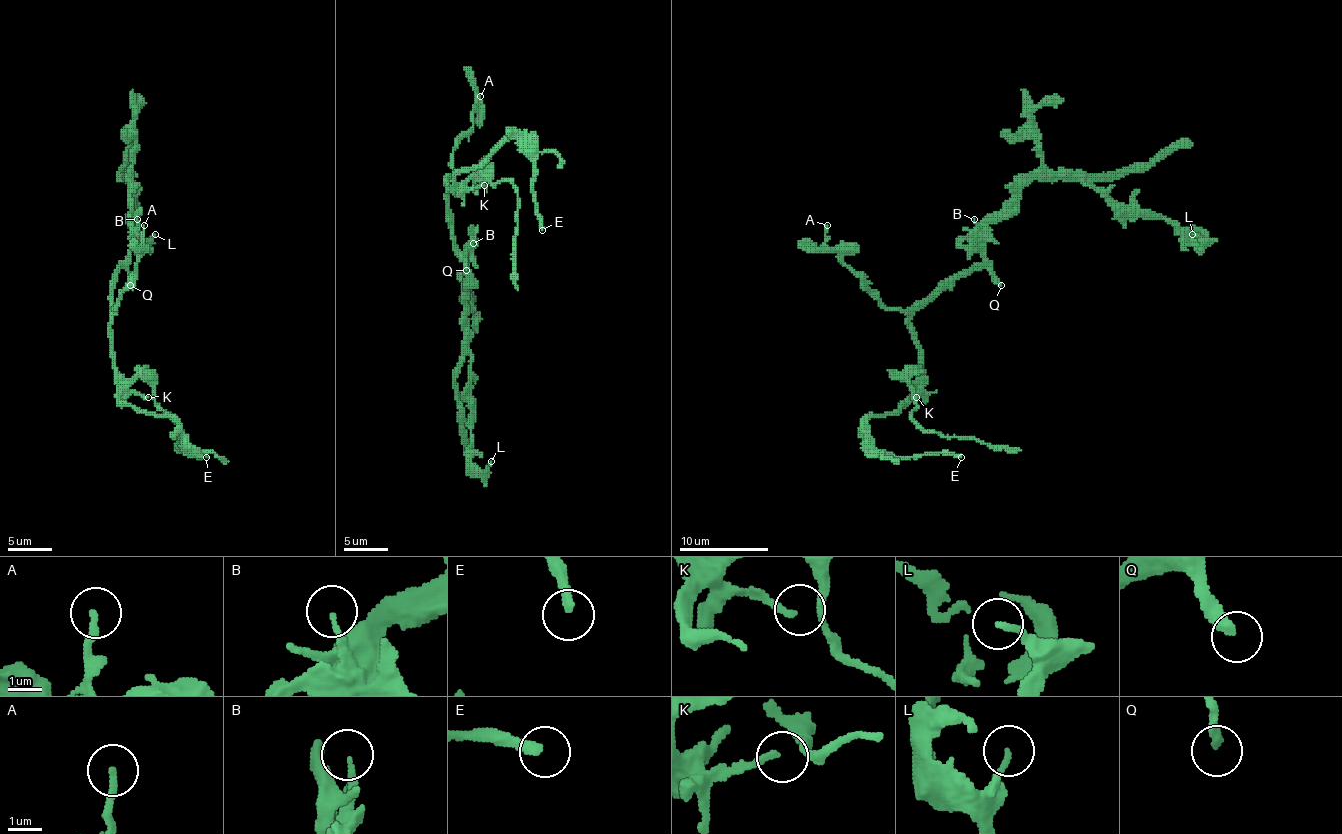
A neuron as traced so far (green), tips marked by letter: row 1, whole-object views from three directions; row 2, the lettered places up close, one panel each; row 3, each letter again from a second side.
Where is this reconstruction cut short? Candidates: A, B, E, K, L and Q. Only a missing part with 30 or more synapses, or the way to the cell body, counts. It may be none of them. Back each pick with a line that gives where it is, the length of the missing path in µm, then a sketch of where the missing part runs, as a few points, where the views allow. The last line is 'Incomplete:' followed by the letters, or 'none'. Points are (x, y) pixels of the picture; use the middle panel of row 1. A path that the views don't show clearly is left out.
E: at (542, 230); about 25 µm are missing; missing branch runs (542, 230), (546, 288), (569, 299), (595, 301), (604, 317), (593, 328), (557, 325), (551, 319)
Q: at (466, 270); about 8 µm are missing; missing branch runs (466, 270), (464, 332)
Incomplete: E, Q

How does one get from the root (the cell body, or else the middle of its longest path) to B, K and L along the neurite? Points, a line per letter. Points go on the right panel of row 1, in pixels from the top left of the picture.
B: (954, 277), (970, 274), (983, 261), (983, 232), (974, 219)
K: (954, 277), (927, 299), (910, 321), (910, 332), (918, 350), (916, 397)
L: (954, 277), (983, 261), (985, 225), (1034, 179), (1081, 179), (1161, 214), (1201, 245), (1192, 234)

